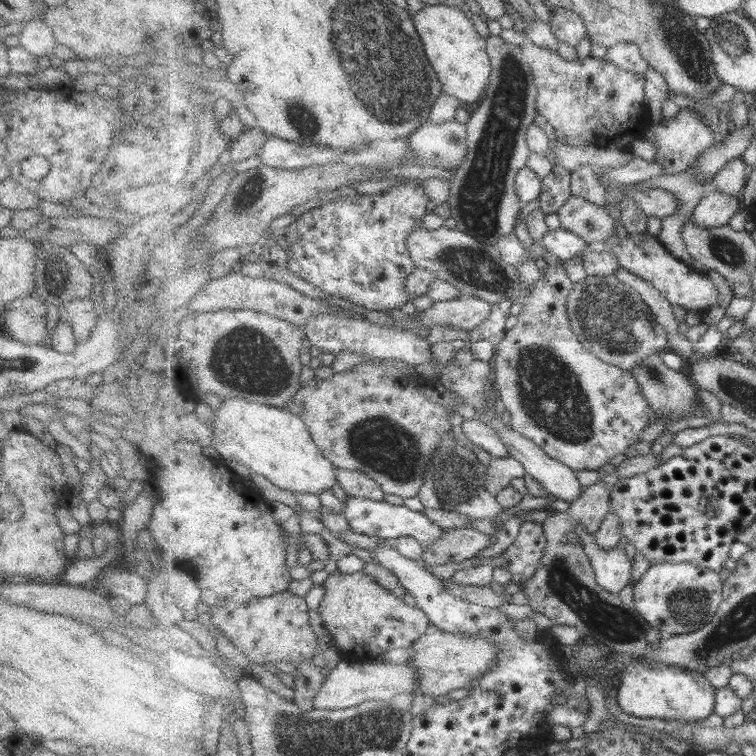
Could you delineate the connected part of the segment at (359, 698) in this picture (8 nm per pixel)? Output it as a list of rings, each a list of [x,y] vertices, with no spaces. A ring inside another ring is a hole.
[[[347,660],[341,661],[331,670],[318,696],[312,700],[312,705],[319,710],[339,710],[359,706],[366,700],[392,699],[400,694],[415,694],[418,687],[418,672],[414,666],[407,662],[402,664],[382,662],[368,662],[349,664]]]

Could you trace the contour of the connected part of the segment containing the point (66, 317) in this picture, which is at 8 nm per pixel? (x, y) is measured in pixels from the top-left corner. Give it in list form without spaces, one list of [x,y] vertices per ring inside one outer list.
[[[91,297],[74,298],[70,306],[58,307],[58,318],[68,323],[77,343],[85,340],[95,326],[98,318],[94,307]]]

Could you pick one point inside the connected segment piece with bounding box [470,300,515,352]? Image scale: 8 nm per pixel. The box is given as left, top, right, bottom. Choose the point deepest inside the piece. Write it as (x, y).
(493, 329)

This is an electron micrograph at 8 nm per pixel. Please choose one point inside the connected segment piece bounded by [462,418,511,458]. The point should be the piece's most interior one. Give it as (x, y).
(476, 430)

